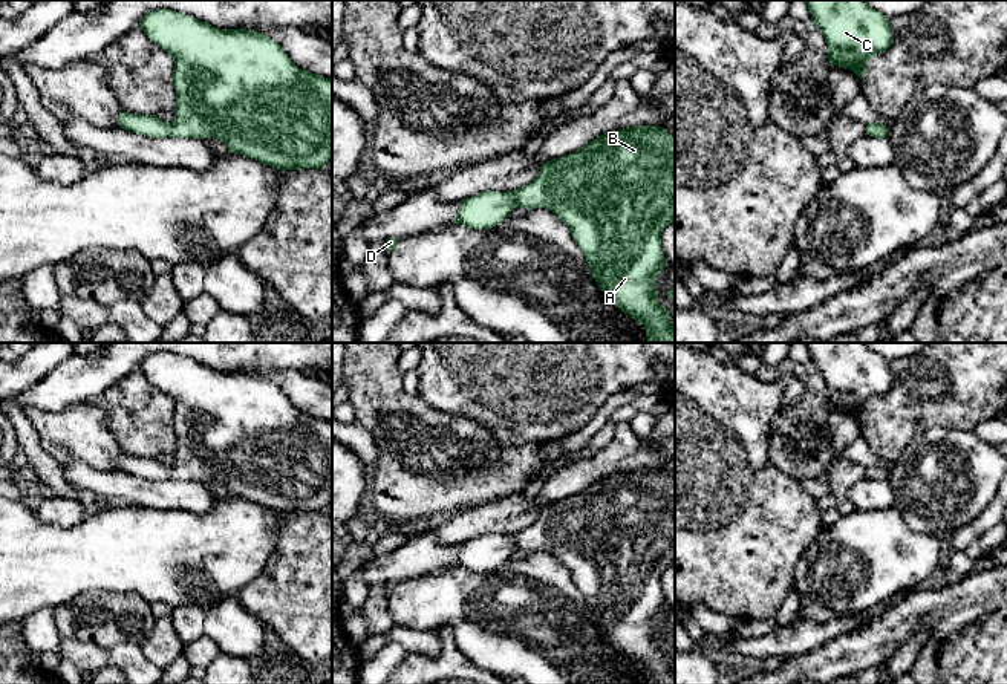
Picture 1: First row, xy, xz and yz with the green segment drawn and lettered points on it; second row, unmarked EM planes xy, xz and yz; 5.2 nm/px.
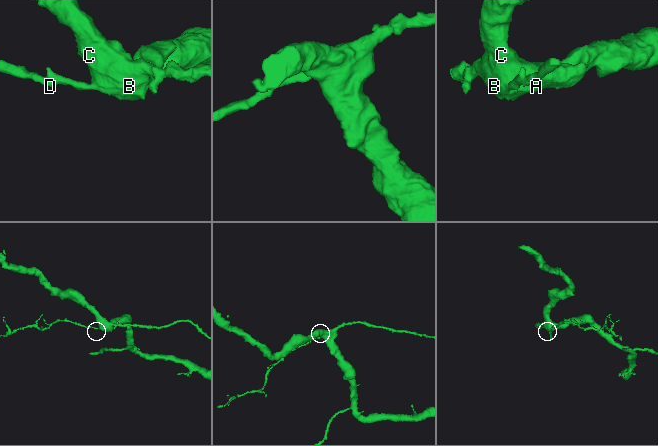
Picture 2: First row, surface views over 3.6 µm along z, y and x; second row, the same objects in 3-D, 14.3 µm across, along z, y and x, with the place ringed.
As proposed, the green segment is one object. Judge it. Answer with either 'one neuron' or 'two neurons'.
one neuron

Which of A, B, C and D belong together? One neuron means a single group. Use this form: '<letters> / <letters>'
A B C D

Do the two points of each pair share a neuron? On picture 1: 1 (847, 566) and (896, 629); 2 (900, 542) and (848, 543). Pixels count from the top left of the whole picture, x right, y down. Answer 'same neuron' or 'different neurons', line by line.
1: different neurons
2: same neuron

